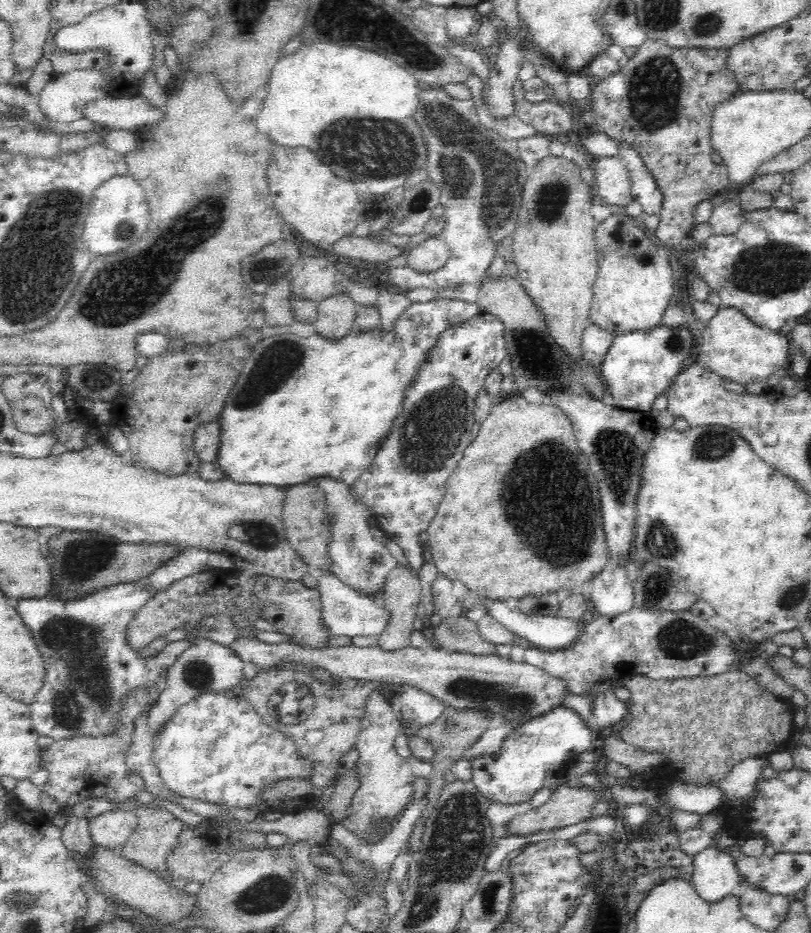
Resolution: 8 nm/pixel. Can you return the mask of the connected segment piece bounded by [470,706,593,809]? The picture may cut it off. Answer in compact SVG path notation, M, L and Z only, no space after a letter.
M560 706L516 727L506 735L496 752L474 755L470 760L471 781L489 804L526 809L538 790L554 786L564 777L568 766L581 760L580 755L591 749L592 739L593 731L586 726L582 716L573 709Z

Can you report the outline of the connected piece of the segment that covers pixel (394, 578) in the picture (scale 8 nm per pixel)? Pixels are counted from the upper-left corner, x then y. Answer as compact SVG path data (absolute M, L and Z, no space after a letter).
M397 564L390 570L380 600L391 613L390 625L378 637L382 650L395 651L408 647L411 632L420 604L421 585L418 576L414 576L406 566Z

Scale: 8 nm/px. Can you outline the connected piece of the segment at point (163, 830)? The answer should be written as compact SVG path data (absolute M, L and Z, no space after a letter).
M138 805L134 807L134 810L136 815L138 815L138 827L119 848L119 853L126 860L150 872L155 872L158 875L161 874L161 876L170 874L170 869L168 869L170 856L178 848L180 835L184 830L184 822L166 809L152 807L150 805Z

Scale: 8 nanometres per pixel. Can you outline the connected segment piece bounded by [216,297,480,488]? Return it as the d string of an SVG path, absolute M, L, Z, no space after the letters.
M436 297L424 303L411 304L404 312L392 323L387 330L378 328L376 332L366 331L366 333L349 334L341 337L327 337L320 333L312 336L297 336L290 332L270 336L261 339L251 348L250 356L244 363L242 372L239 374L240 380L236 381L232 392L228 395L224 410L218 420L222 423L222 432L220 432L220 454L218 454L218 465L226 471L228 478L242 484L274 485L287 488L297 484L310 482L312 478L332 478L334 480L344 481L348 486L355 488L355 480L372 464L378 450L382 448L382 442L392 434L394 420L398 418L398 412L402 410L406 390L416 382L420 368L430 362L432 351L437 348L438 338L442 332L449 328L462 325L466 320L474 318L480 312L477 303L470 303L460 299L448 299Z

